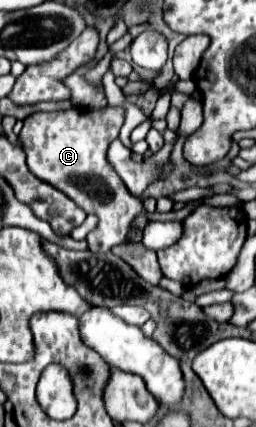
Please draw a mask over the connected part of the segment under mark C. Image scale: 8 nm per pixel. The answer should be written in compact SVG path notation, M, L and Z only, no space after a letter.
M122 107L34 113L24 119L24 127L18 135L28 169L38 179L66 193L86 213L98 215L98 227L86 237L92 253L108 253L112 247L124 243L130 223L144 211L142 201L128 193L124 181L106 159L108 147L118 137L122 123Z

